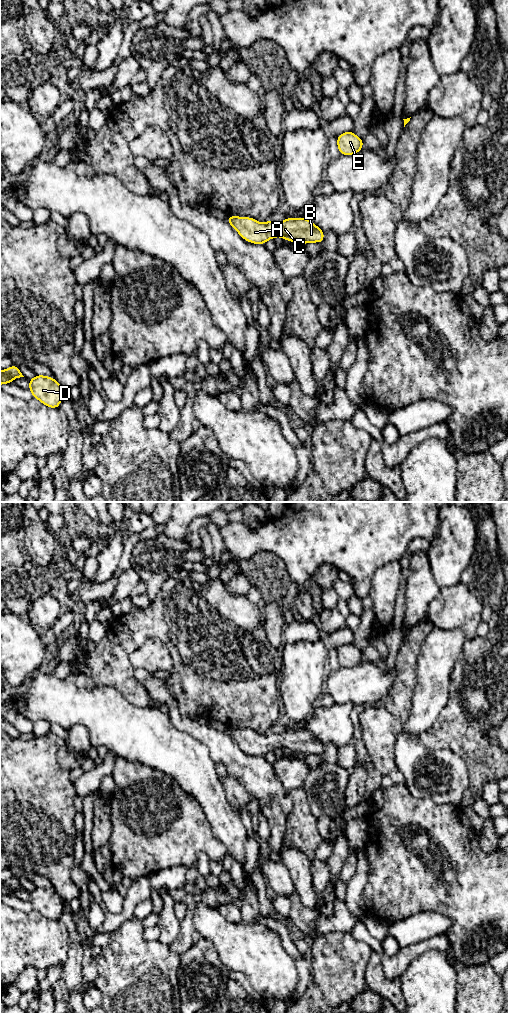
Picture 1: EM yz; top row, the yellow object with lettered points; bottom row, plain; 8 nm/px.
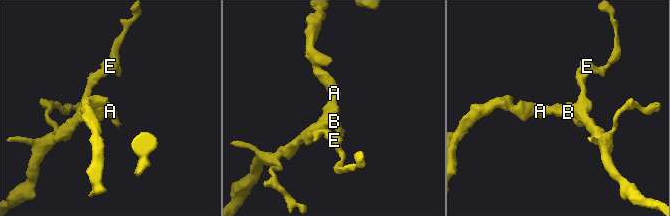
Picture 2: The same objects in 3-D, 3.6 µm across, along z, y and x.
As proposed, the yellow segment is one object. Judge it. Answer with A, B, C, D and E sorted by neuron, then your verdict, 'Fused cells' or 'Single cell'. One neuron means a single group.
Groups: A B C D E. Single cell

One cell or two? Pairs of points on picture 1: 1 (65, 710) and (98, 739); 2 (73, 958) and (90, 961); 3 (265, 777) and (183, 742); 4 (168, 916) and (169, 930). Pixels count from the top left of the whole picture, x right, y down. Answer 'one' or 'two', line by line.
1: one
2: two
3: two
4: one

